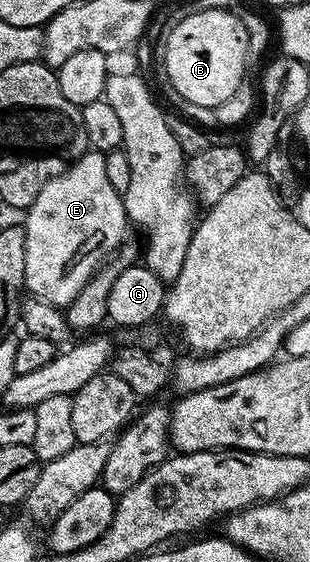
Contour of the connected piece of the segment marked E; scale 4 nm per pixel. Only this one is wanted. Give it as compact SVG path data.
M89 150L84 156L79 157L70 166L64 167L60 176L55 176L44 179L41 190L37 194L37 198L31 204L30 208L26 209L25 216L27 221L22 221L21 227L25 230L25 288L34 299L43 300L47 304L54 304L56 306L66 306L73 302L73 298L77 298L77 294L81 294L81 288L89 282L91 275L99 269L100 264L108 259L114 253L115 249L120 244L124 243L125 237L123 236L129 229L129 221L127 218L127 211L123 205L123 197L117 191L113 190L113 186L109 182L109 177L105 175L105 155L101 152Z

